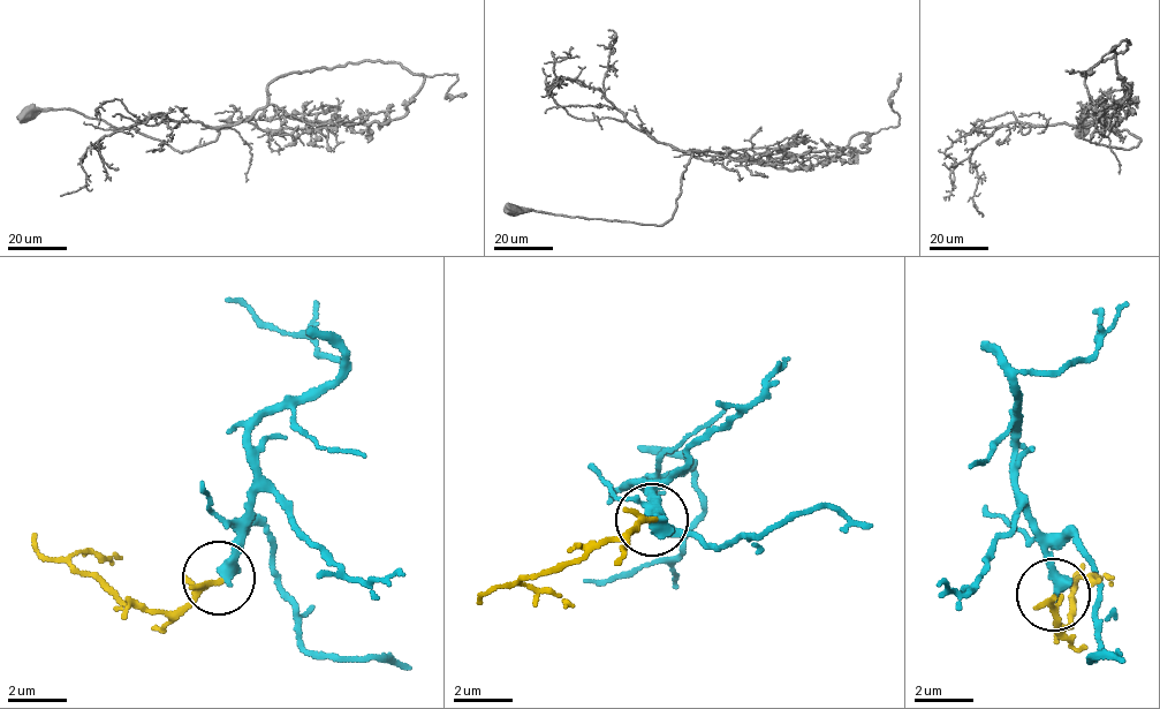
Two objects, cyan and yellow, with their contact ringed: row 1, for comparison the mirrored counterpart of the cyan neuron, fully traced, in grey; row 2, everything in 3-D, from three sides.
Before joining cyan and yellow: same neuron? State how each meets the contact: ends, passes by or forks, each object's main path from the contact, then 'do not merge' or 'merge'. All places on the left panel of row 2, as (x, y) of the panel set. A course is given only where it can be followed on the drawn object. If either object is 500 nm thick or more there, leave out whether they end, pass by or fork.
cyan ends; yellow passes by; course cyan (225, 580), (234, 528), (251, 474), (251, 430), (342, 362), (227, 299); course yellow (218, 579), (175, 610), (129, 610), (71, 559), (121, 556); merge

